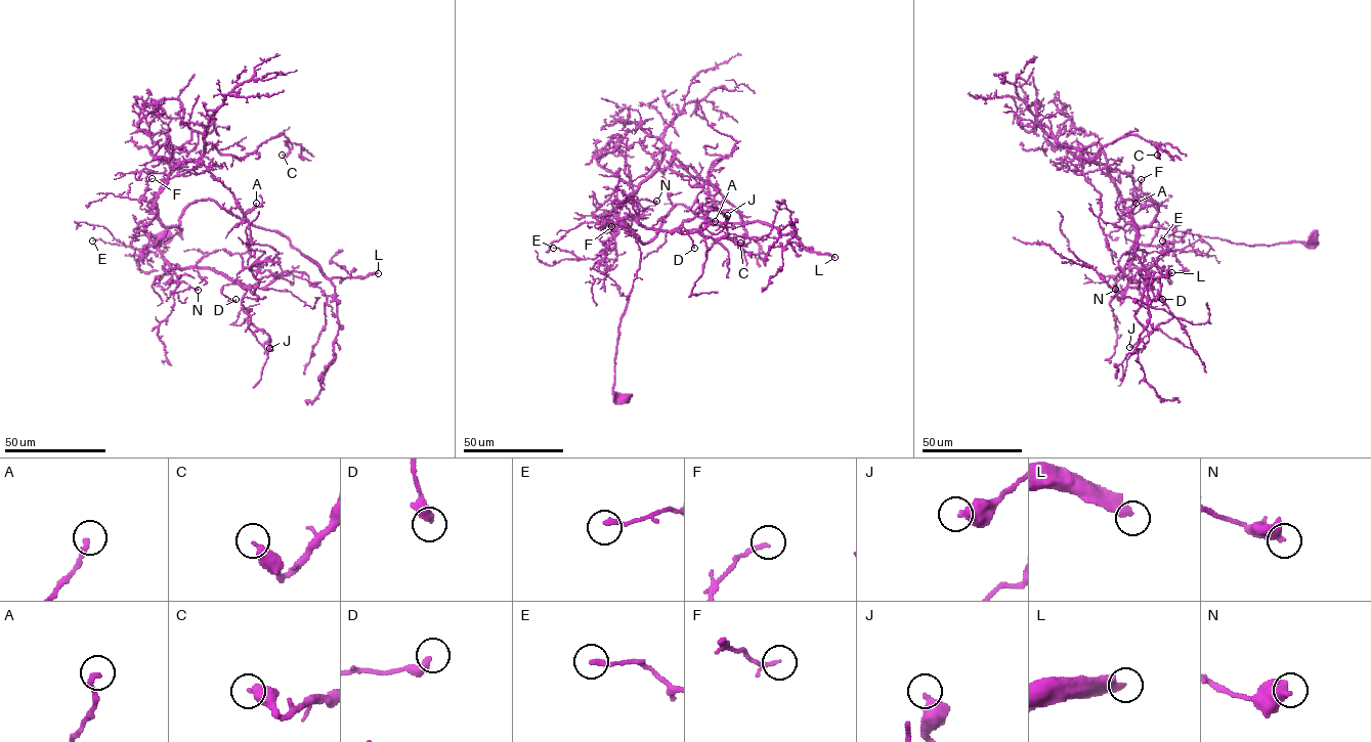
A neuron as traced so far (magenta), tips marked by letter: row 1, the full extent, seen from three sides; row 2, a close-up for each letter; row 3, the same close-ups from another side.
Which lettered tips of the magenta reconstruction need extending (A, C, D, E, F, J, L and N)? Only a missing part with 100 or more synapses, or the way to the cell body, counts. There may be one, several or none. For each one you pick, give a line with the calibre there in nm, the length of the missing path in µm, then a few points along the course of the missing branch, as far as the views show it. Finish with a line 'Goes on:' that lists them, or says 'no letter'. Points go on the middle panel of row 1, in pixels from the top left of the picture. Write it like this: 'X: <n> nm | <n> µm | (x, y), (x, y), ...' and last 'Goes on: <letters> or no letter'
L: 380 nm | 100 µm | (834, 257), (843, 257), (867, 244), (868, 232), (881, 224), (884, 201), (898, 215)
Goes on: L

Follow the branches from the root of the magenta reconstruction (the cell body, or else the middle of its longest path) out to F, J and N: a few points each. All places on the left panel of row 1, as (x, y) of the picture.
F: (165, 235), (154, 242), (160, 245), (181, 229), (166, 227), (158, 212), (147, 205), (144, 193), (152, 178)
J: (165, 235), (154, 242), (181, 229), (158, 245), (173, 268), (213, 268), (246, 291), (248, 323), (269, 348)
N: (165, 235), (154, 242), (160, 245), (181, 229), (170, 227), (158, 245), (178, 279), (171, 291), (198, 290)

